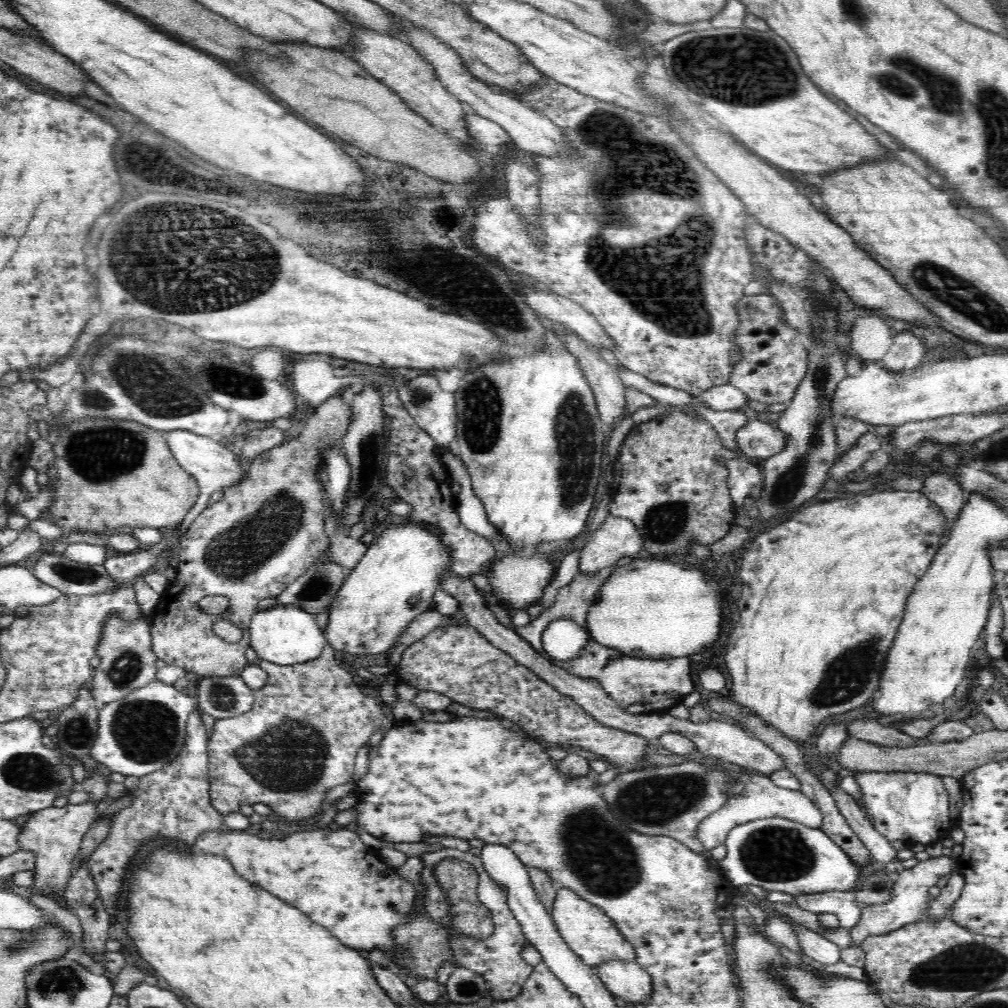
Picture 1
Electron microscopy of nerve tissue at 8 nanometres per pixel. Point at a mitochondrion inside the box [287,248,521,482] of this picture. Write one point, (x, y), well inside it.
(482, 400)

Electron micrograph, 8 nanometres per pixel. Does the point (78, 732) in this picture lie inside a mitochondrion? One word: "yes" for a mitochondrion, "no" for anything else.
yes

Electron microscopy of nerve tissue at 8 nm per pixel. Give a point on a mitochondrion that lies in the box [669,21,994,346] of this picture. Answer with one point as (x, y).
(913, 75)

